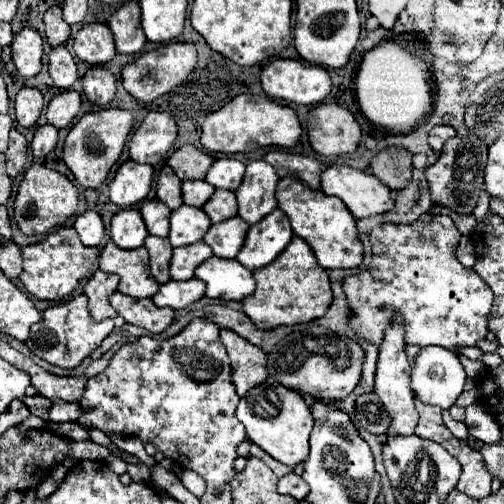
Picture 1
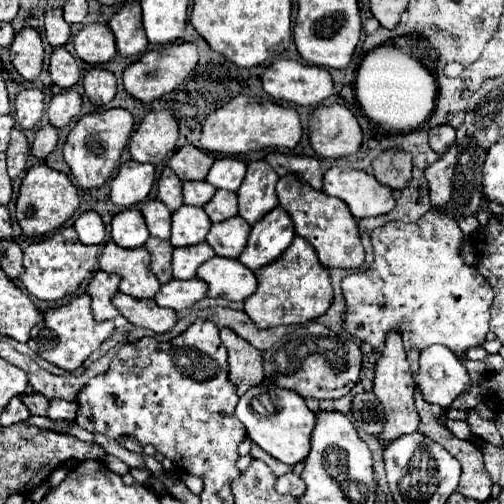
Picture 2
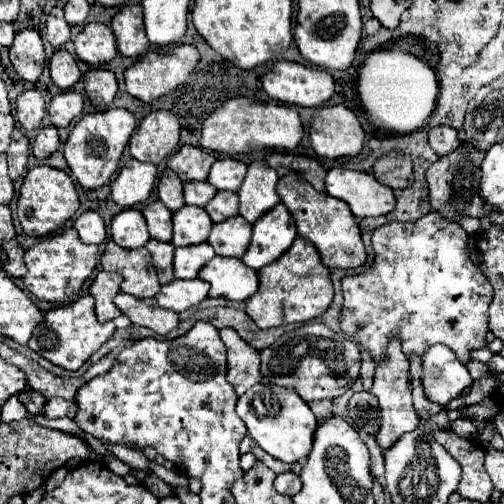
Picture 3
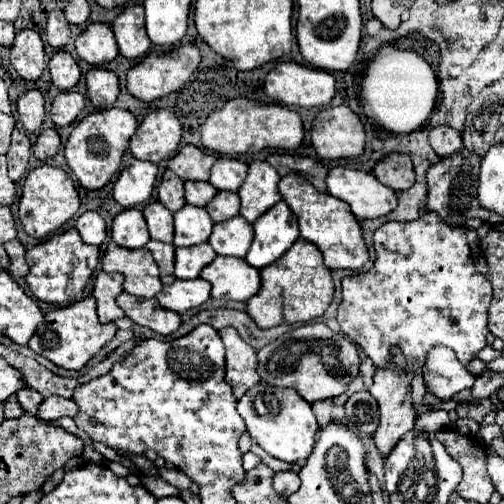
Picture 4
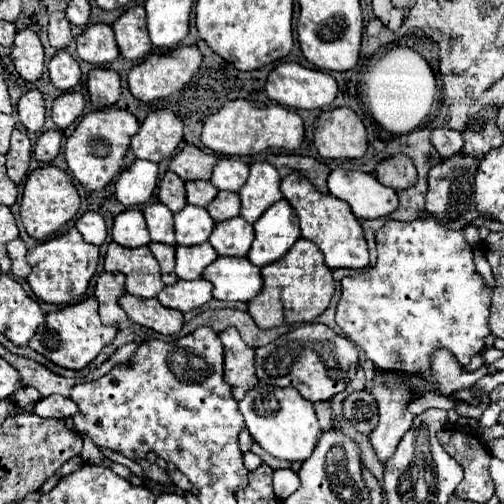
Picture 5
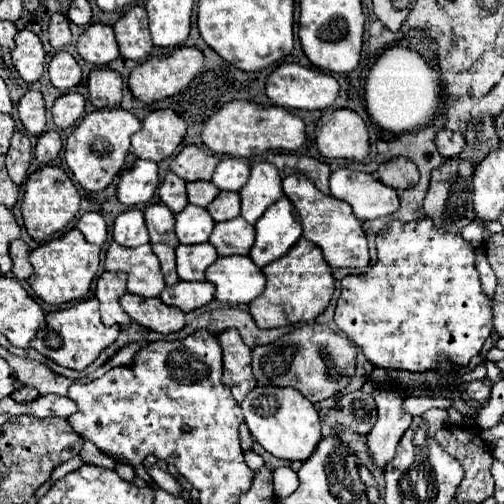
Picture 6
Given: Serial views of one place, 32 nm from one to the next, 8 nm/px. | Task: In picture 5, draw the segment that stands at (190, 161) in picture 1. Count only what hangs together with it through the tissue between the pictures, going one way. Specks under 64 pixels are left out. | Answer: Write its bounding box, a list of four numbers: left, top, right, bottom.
[168,144,218,182]

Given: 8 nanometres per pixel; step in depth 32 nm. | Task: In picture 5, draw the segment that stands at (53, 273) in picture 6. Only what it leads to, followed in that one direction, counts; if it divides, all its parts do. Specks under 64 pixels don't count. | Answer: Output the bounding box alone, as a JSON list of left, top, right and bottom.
[26,228,100,304]

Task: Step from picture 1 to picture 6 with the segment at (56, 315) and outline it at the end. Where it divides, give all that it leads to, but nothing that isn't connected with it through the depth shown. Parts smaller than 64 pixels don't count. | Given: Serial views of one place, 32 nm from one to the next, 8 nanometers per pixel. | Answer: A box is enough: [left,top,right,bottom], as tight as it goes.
[30,298,120,370]

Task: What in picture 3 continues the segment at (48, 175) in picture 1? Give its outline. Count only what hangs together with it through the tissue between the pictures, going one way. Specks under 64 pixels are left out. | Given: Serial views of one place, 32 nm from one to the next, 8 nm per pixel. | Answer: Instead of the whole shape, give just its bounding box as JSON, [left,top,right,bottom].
[16,166,78,238]

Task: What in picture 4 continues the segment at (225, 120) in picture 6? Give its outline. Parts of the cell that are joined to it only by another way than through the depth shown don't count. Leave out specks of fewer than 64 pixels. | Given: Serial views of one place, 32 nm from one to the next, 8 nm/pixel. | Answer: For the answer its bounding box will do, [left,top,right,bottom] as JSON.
[202,98,304,156]

